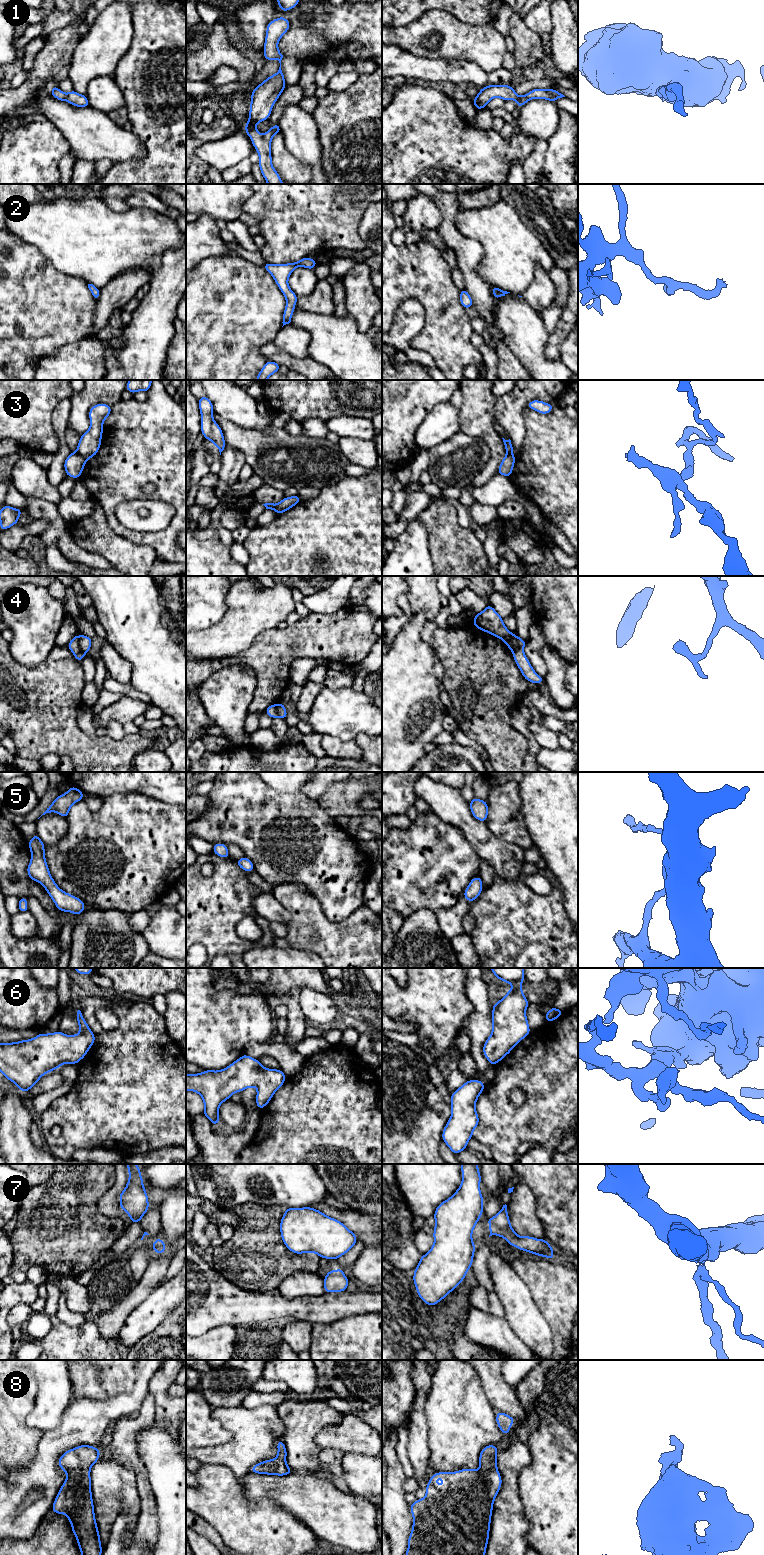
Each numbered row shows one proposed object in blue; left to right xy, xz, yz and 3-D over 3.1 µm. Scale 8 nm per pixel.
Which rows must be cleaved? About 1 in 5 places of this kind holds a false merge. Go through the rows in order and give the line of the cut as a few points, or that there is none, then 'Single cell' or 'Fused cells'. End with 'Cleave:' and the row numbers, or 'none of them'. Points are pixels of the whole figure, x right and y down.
1: No split. Single cell
2: No split. Single cell
3: Split along xy (76, 452), (86, 460). Fused cells
4: Split along xy (78, 636), (78, 646), (85, 653). Fused cells
5: No split. Single cell
6: No split. Single cell
7: Split along xy (136, 1221), (139, 1222). Fused cells
8: No split. Single cell
Cleave: 3, 4, 7

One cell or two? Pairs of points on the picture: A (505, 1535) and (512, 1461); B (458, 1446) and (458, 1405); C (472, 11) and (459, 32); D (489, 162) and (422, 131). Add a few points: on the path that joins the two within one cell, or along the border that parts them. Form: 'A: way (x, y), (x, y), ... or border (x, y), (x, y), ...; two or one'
A: way (508, 1517), (510, 1479); one
B: way (458, 1436), (458, 1415); one
C: border (445, 10), (474, 25), (489, 22); two
D: way (472, 162), (450, 159), (439, 148); one

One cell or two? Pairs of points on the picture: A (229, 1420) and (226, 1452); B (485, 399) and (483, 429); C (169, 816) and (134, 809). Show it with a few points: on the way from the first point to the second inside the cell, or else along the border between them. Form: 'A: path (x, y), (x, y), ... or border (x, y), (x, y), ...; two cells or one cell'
A: path (236, 1428), (236, 1442), (234, 1444); one cell
B: path (483, 406), (483, 422); one cell
C: path (160, 816), (143, 816); one cell

